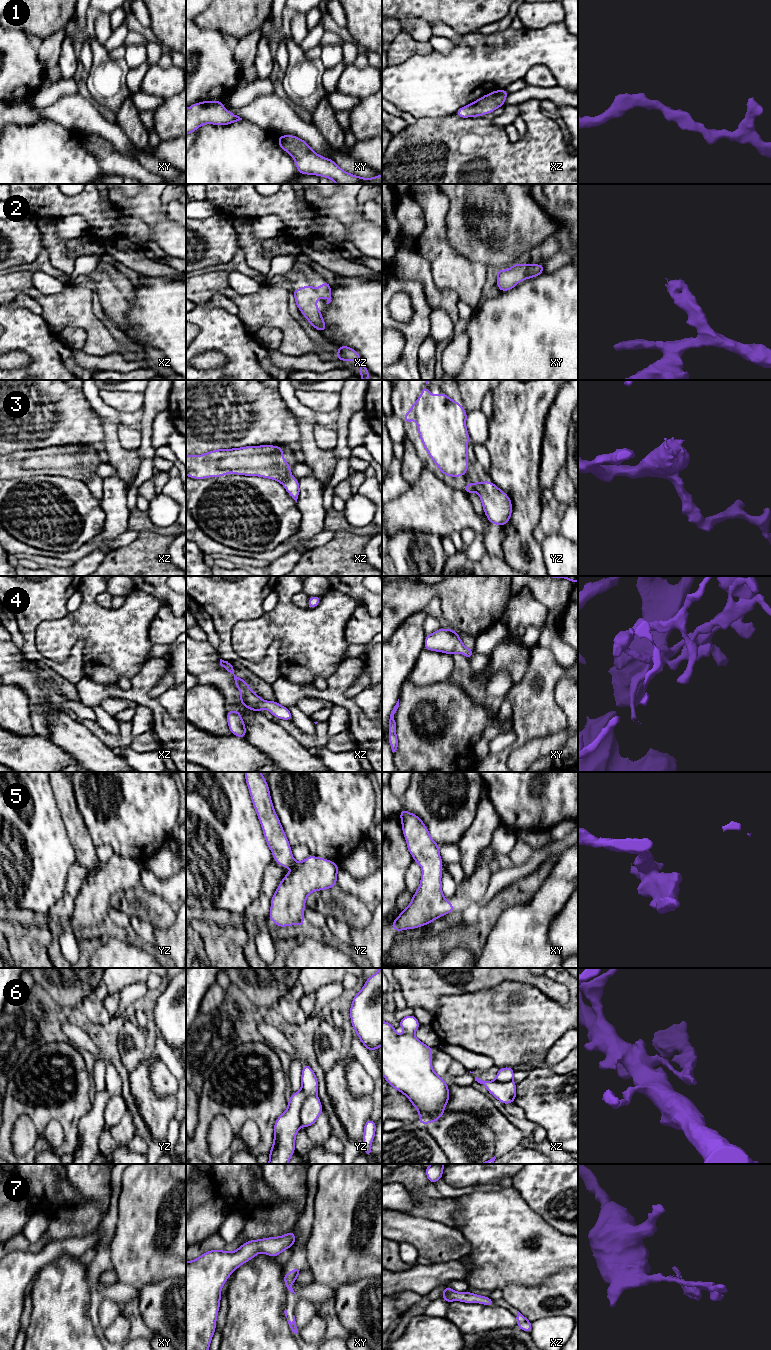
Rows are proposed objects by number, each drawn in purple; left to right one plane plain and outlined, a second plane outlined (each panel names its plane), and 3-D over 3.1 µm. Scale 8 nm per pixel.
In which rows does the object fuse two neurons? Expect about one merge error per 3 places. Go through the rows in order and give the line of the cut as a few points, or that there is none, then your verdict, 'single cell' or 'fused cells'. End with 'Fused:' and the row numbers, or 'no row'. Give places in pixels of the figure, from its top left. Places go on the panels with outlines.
1: cut none; single cell
2: cut none; single cell
3: cut none; single cell
4: cut none; single cell
5: cut none; single cell
6: cut yz (315, 1094), (311, 1094), (302, 1104), (300, 1124); fused cells
7: cut none; single cell
Fused: 6

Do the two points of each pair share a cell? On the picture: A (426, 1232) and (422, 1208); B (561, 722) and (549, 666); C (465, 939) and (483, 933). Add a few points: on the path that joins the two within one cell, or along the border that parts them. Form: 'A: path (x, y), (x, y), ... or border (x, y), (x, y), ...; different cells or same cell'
A: border (406, 1213), (412, 1216), (436, 1220), (446, 1225); different cells
B: path (548, 708), (549, 680); same cell
C: path (469, 938), (479, 936); same cell

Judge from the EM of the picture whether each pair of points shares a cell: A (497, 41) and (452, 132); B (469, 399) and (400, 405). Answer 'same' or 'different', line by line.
A: different
B: same

